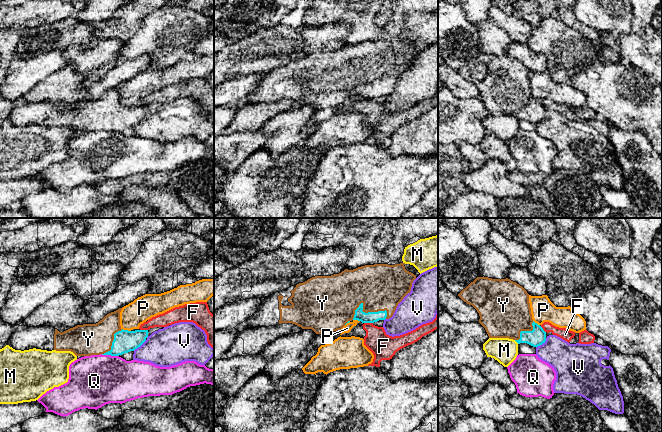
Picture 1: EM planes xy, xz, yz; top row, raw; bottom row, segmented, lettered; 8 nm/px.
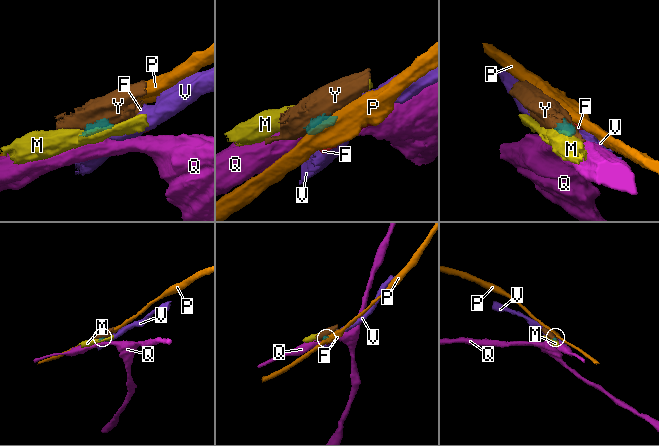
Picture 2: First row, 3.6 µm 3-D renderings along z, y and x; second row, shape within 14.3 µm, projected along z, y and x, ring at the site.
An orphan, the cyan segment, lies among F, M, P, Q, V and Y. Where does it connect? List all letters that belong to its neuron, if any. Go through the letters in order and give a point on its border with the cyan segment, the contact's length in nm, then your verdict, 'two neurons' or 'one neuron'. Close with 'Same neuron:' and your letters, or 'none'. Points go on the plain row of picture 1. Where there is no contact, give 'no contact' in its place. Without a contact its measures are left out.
F: meets cyan in xz at (368, 98); contact 70 nm long; two neurons
M: meets cyan in yz at (516, 117); contact 50 nm long; two neurons
P: meets cyan in xy at (126, 106); contact 80 nm long; two neurons
Q: meets cyan in xy at (110, 130); contact 140 nm long; two neurons
V: meets cyan in yz at (541, 120); contact 120 nm long; two neurons
Y: meets cyan in xz at (364, 88); contact 300 nm long; one neuron
Same neuron: Y

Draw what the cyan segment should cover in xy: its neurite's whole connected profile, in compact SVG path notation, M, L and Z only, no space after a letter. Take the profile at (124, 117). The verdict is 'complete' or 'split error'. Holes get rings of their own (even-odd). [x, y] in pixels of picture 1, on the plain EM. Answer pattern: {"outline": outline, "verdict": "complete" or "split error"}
{"outline": "M122 84L107 90L96 100L77 101L64 108L51 102L19 102L7 121L15 126L41 125L71 127L76 132L119 132L140 123L148 106L123 106L120 102Z", "verdict": "split error"}

